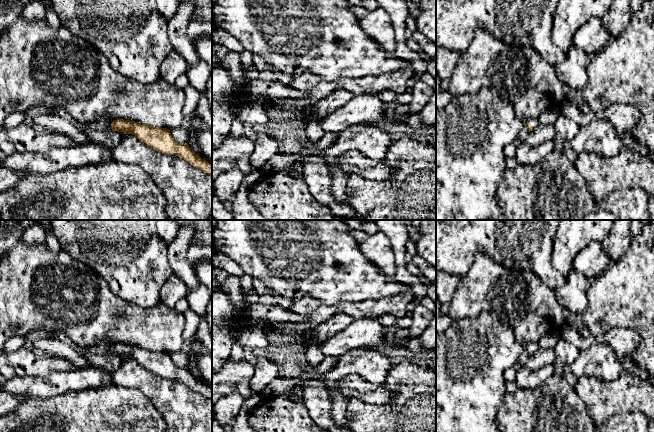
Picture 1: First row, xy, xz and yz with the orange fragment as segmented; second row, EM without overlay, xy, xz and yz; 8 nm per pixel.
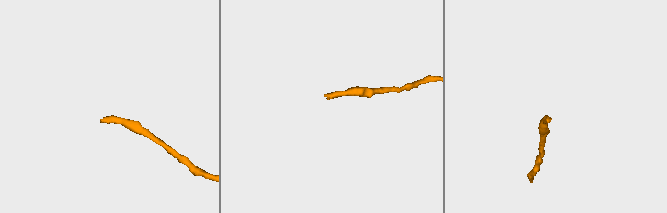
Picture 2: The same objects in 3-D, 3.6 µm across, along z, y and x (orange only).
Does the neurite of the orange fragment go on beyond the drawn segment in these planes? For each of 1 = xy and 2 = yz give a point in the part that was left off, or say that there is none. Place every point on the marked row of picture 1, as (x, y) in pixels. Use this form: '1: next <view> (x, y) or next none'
1: next none
2: next yz (534, 122)

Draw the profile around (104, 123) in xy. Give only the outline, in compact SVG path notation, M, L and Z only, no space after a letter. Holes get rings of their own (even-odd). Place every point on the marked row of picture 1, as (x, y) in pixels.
M105 113L104 115L99 117L97 120L90 121L87 123L82 123L82 124L90 129L107 133L109 131L113 131L112 122L116 119L118 119L117 116L109 114L109 113Z

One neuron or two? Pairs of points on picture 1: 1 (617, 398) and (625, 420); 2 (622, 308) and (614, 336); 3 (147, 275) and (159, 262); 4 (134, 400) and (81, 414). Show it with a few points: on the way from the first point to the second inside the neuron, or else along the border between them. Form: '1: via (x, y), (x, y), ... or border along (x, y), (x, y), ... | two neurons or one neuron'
1: border along (643, 413), (615, 413), (609, 418) | two neurons
2: border along (639, 334), (627, 328), (610, 328), (595, 337) | two neurons
3: via (150, 272), (156, 265) | one neuron
4: via (121, 408), (111, 414), (94, 414) | one neuron

